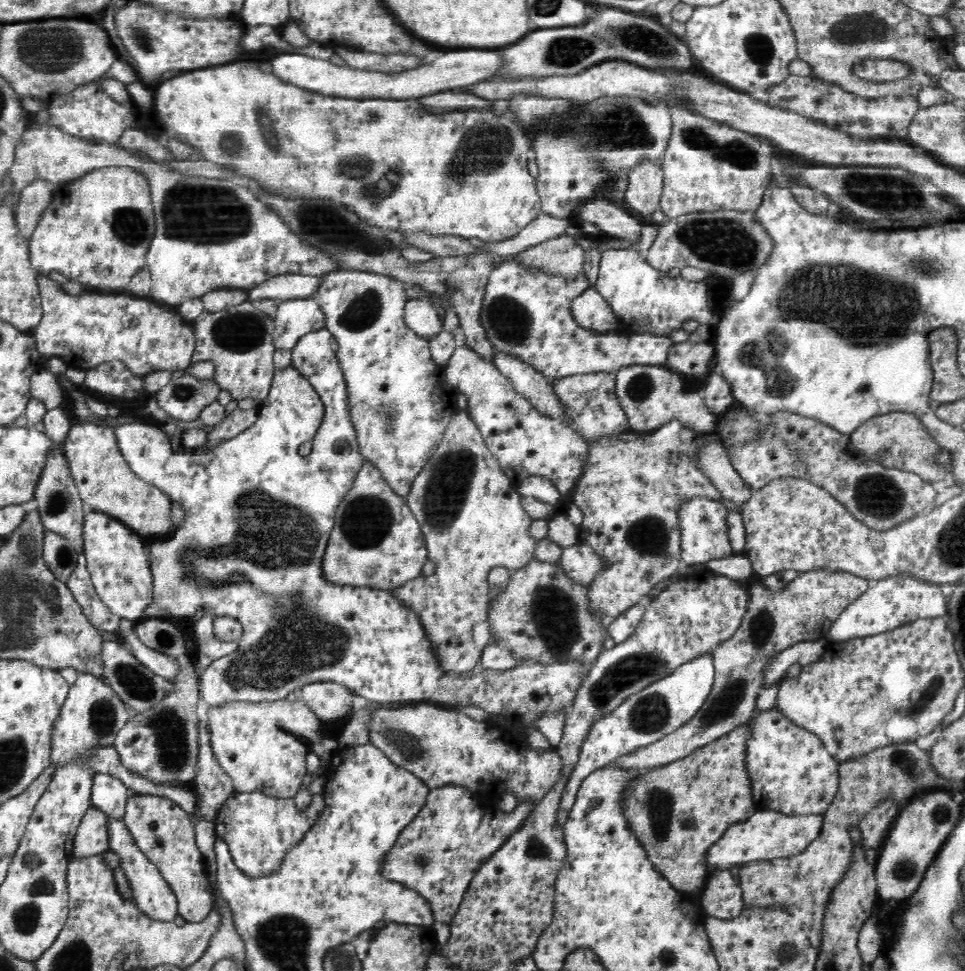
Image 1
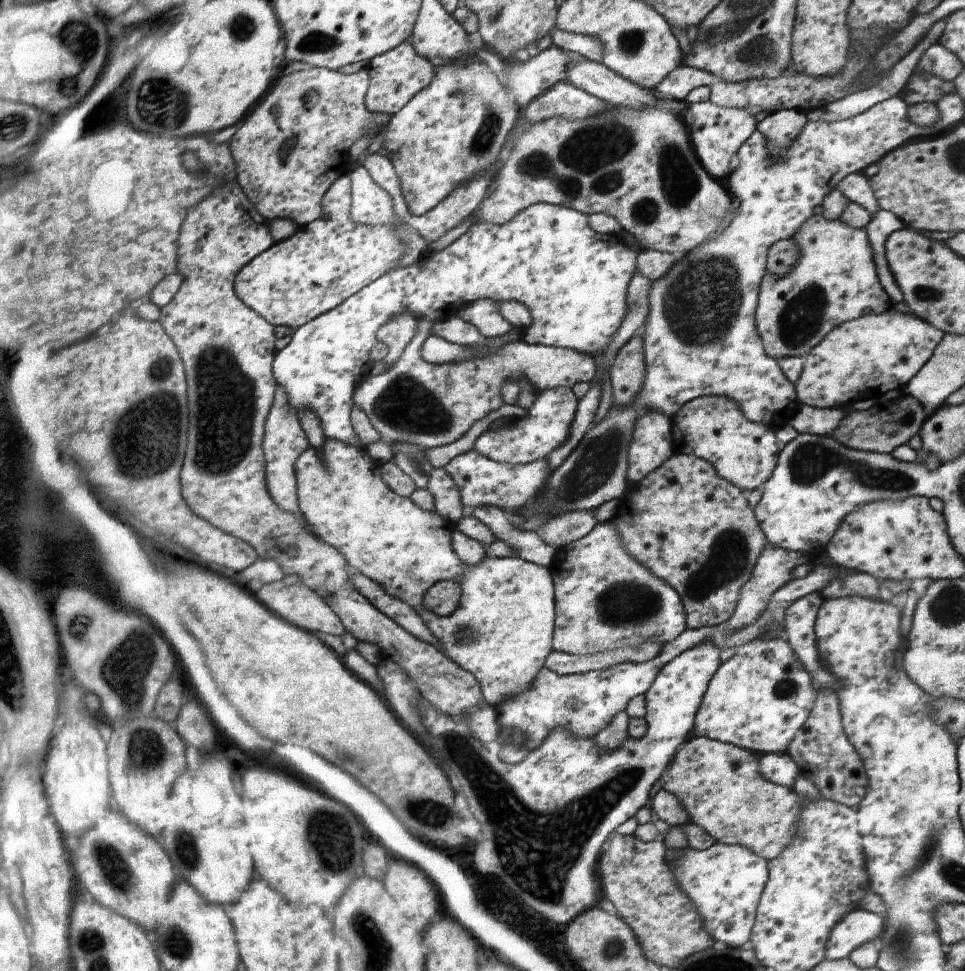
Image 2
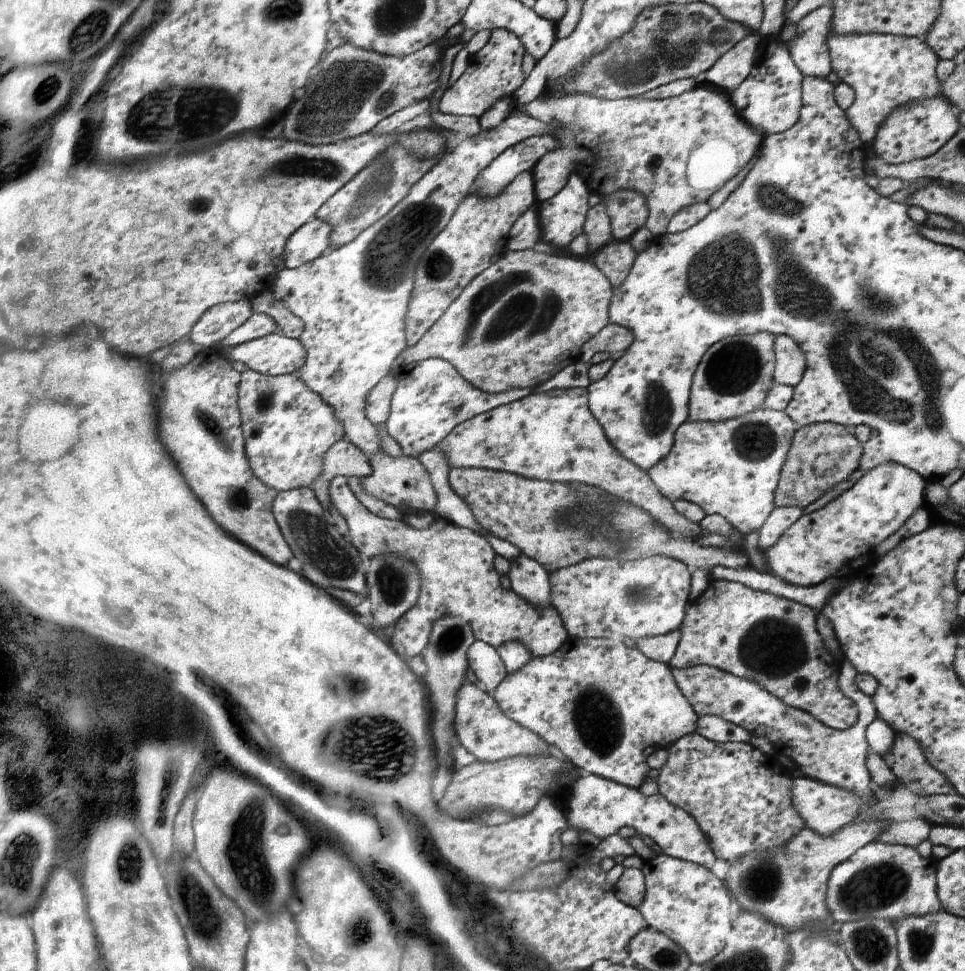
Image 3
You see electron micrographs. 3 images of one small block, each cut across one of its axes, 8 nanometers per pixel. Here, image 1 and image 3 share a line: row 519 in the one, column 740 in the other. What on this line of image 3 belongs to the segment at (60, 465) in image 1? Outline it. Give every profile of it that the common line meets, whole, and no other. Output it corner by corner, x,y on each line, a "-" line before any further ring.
749,32
741,43
726,53
714,64
713,68
710,68
710,71
701,77
702,83
734,93
756,64
761,38
758,32

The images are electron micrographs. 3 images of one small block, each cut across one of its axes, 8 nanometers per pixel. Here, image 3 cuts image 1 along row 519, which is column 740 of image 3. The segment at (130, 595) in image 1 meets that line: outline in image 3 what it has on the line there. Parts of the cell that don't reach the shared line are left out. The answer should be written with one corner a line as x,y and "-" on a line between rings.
781,30
778,34
762,36
758,46
758,57
752,72
736,90
734,90
734,105
737,112
764,134
784,133
799,119
802,109
802,72
794,65
792,56
786,45
781,42

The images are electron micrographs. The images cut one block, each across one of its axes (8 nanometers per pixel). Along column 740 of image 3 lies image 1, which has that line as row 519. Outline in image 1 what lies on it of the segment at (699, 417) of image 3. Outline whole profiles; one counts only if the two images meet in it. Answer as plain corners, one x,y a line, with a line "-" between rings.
364,460
352,489
335,513
335,526
322,560
323,577
335,585
390,591
421,577
428,560
422,529
407,506
407,500
396,495
380,470

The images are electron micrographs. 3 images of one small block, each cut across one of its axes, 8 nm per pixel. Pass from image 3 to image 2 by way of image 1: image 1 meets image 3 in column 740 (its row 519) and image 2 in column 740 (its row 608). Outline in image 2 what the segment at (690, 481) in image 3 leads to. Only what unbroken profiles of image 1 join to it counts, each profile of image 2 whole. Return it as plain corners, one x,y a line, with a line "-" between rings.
704,395
691,400
672,417
675,451
710,461
721,477
745,492
766,482
776,470
778,439
770,428
754,423
742,414
740,406
728,397

